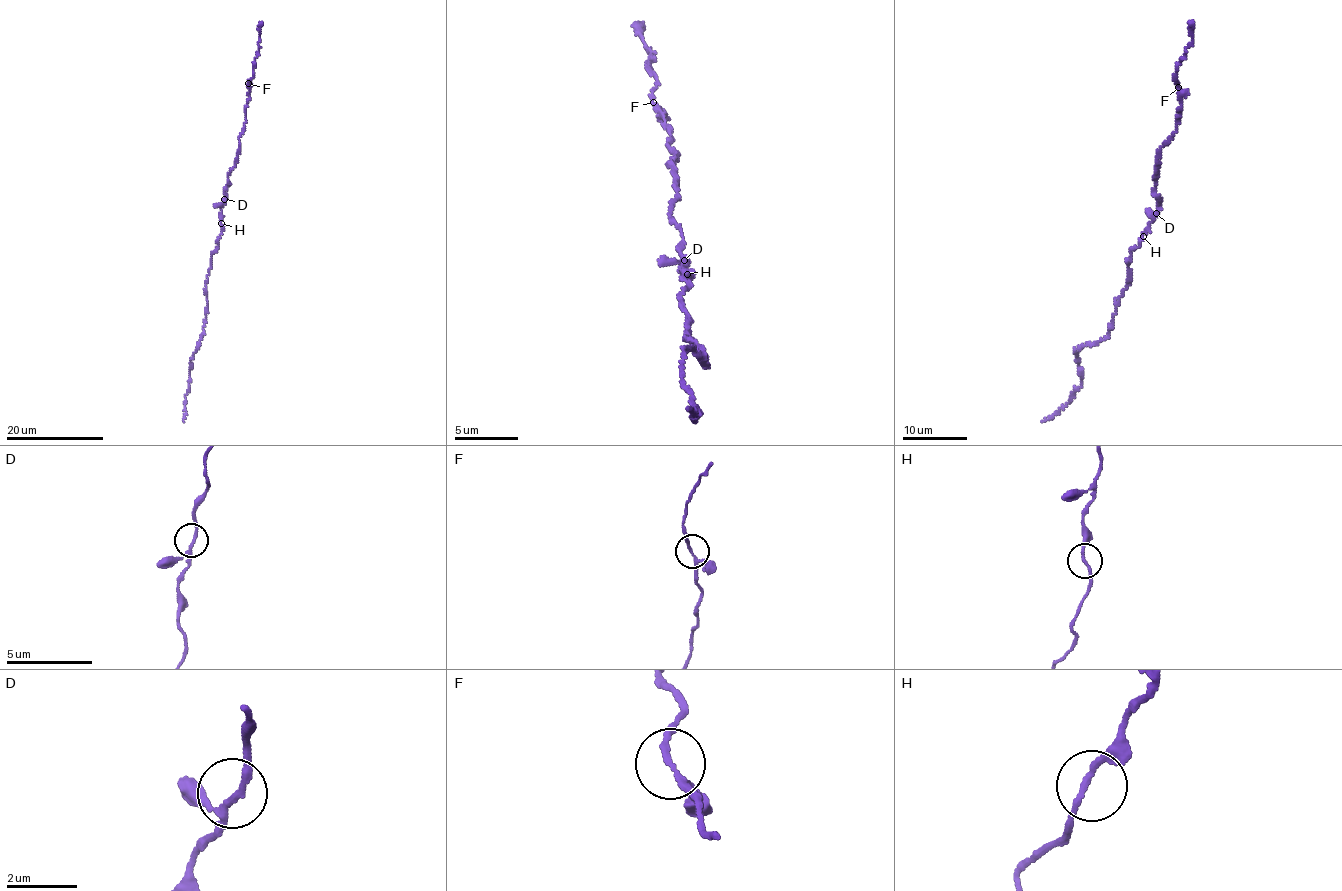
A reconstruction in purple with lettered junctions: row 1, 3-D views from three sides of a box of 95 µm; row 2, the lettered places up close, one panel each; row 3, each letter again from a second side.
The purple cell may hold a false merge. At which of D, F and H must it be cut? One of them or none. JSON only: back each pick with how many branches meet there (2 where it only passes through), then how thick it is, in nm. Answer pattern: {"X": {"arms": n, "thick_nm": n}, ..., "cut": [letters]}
{"cut": []}

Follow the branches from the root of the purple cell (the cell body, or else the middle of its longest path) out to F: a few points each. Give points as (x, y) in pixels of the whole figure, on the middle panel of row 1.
F: (683, 270), (677, 247), (683, 238), (668, 214), (678, 194), (669, 162), (677, 157), (652, 103)

